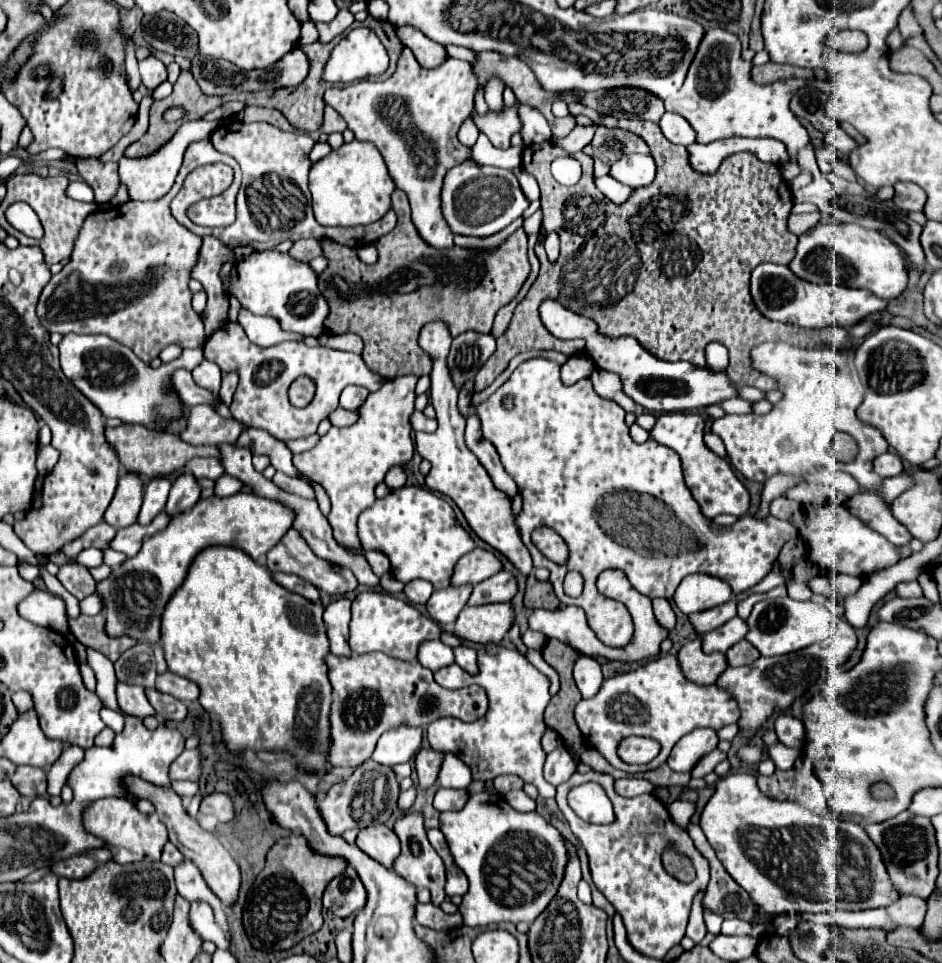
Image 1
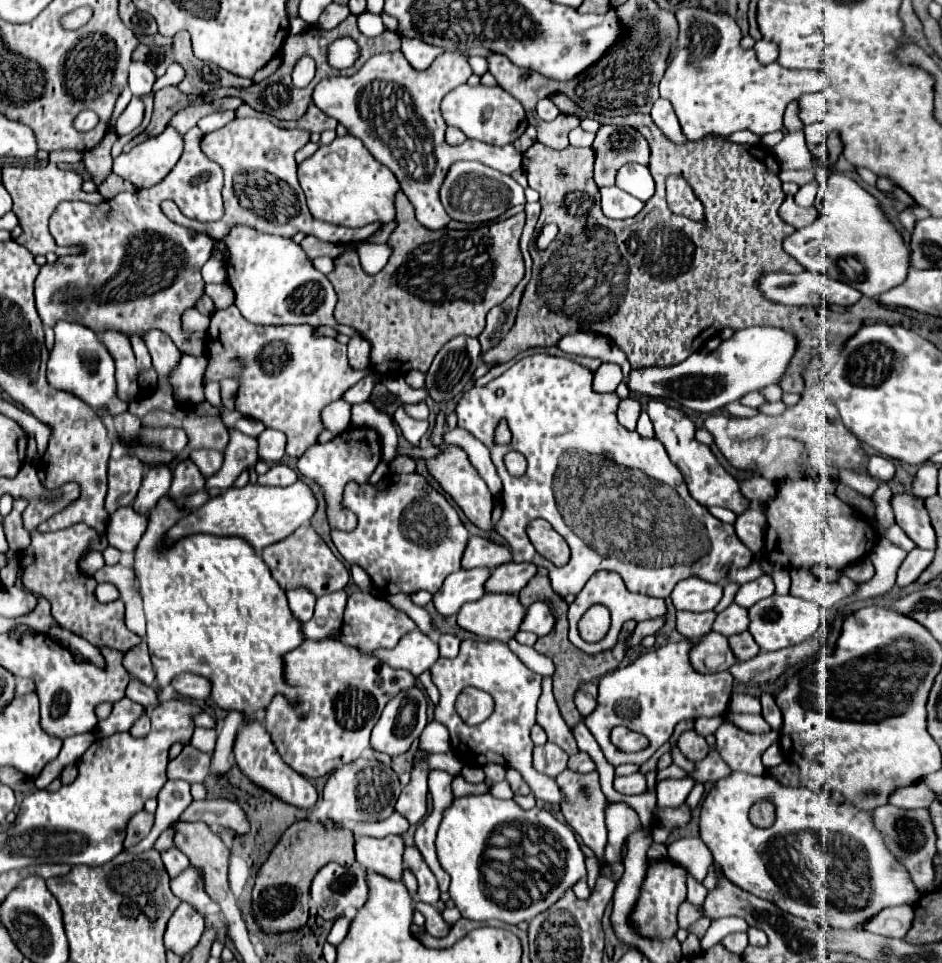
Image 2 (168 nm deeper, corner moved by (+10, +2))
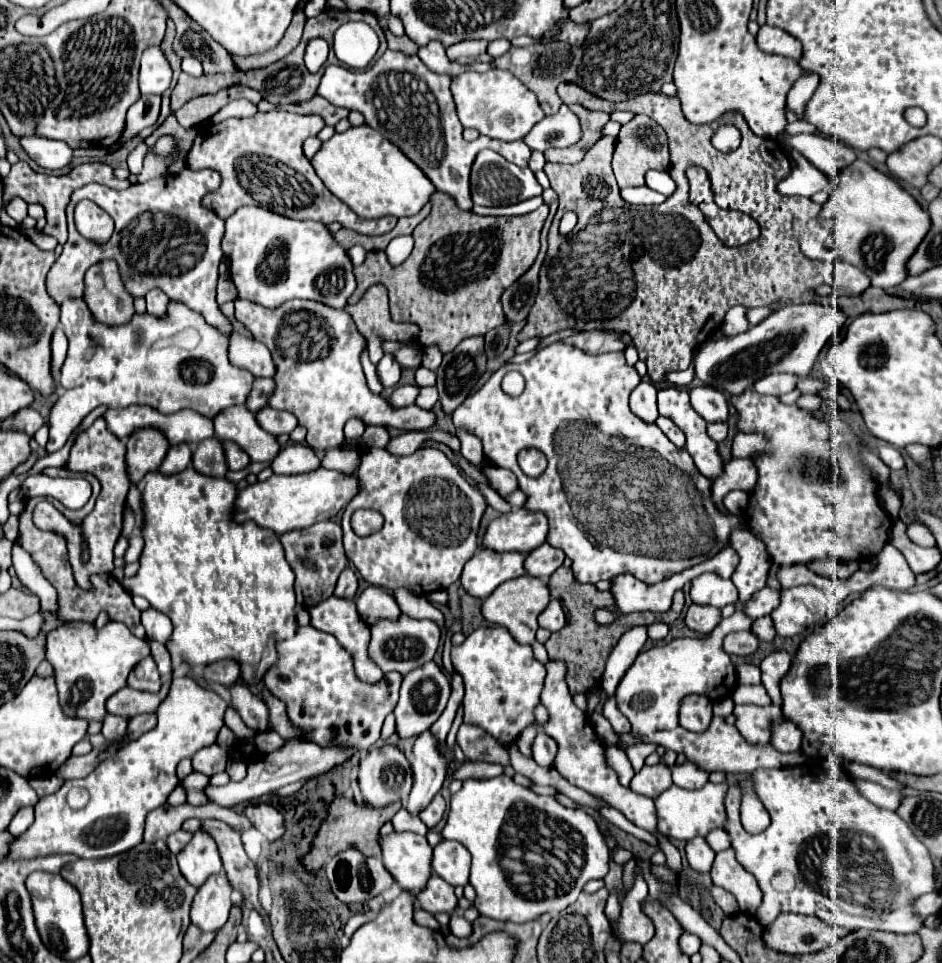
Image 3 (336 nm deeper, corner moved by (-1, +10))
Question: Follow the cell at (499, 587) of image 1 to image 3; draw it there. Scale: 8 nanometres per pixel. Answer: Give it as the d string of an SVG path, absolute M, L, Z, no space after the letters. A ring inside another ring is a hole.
M548 543L540 545L538 549L534 549L532 553L528 553L526 557L526 571L532 577L540 577L540 579L550 579L550 575L564 563L564 553L562 549L556 549Z

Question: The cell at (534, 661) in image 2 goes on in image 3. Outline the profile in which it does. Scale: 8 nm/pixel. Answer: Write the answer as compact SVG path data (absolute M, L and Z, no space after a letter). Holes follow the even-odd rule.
M550 661L546 665L546 681L544 681L544 689L542 689L542 695L540 695L540 701L542 705L548 709L548 721L544 723L544 733L550 735L556 745L558 745L558 755L554 759L554 769L564 777L568 779L572 785L596 795L596 797L602 797L608 805L616 807L618 811L622 811L626 815L626 819L630 819L634 825L650 831L658 841L660 841L660 849L664 851L664 855L668 857L668 867L674 871L674 873L682 873L682 863L680 863L680 853L678 849L668 841L666 835L658 833L658 817L656 817L656 807L654 807L654 801L644 797L644 795L638 795L638 793L632 793L630 789L624 789L620 783L618 783L618 773L606 763L606 747L602 745L600 737L596 735L592 723L588 721L586 713L582 709L578 709L572 701L572 695L568 691L568 685L564 681L564 675L566 675L566 665L562 661Z

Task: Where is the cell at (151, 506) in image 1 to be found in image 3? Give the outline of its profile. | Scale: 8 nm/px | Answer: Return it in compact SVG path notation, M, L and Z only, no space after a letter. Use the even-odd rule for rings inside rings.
M180 443L180 445L170 447L170 451L168 451L164 463L160 465L160 471L166 473L166 475L180 473L180 471L186 469L190 463L192 463L192 451L190 451L190 445L188 445L188 443Z

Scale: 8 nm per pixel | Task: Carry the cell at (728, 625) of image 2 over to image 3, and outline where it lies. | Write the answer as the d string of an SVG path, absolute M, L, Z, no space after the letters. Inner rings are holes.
M764 587L760 593L752 595L752 601L748 601L746 605L746 613L752 619L758 619L758 617L770 615L778 605L780 605L780 589Z

